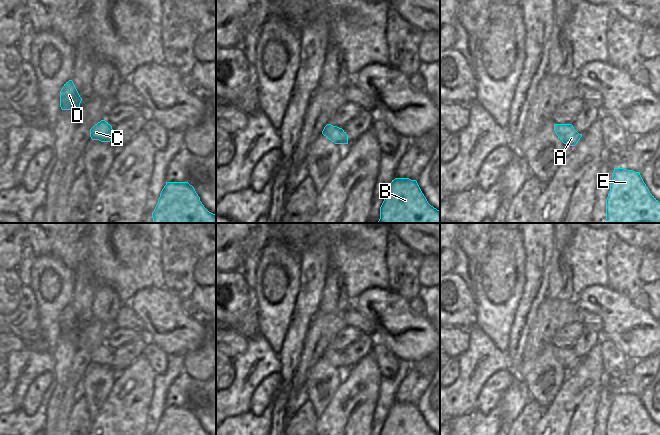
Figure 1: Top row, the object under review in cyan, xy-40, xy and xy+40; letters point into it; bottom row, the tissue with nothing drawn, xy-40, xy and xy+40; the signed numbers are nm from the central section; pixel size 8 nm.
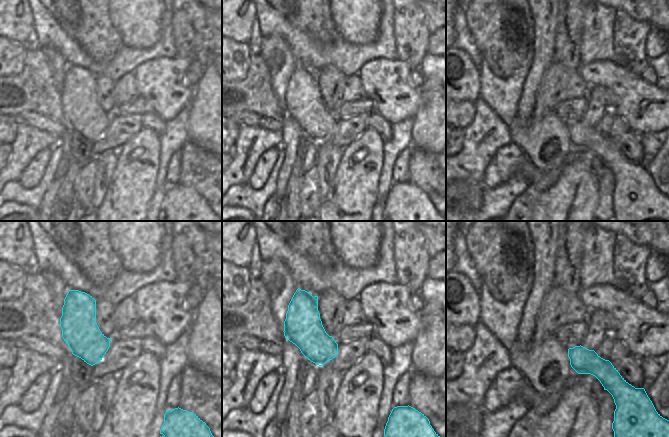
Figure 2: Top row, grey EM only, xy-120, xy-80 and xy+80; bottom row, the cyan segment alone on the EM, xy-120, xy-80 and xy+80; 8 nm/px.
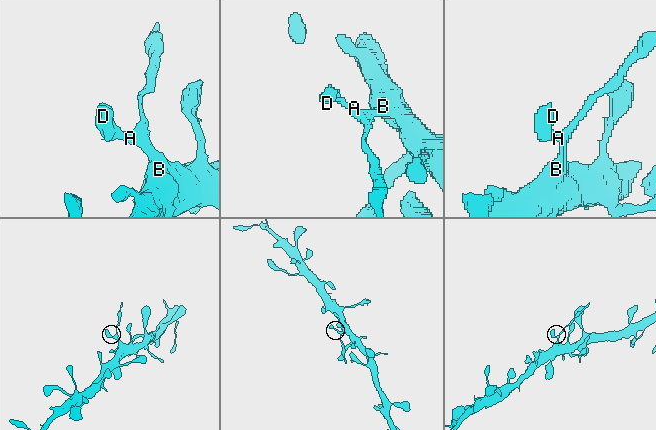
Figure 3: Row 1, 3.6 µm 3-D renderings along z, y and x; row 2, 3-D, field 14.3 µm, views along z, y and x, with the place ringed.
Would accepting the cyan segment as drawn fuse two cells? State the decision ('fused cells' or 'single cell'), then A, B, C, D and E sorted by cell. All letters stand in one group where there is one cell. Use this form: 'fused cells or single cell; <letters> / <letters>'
single cell; A B C D E

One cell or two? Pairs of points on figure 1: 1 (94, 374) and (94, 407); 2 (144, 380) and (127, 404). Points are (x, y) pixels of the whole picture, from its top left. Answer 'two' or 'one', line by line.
1: one
2: one

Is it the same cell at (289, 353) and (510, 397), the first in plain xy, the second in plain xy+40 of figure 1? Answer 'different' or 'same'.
different

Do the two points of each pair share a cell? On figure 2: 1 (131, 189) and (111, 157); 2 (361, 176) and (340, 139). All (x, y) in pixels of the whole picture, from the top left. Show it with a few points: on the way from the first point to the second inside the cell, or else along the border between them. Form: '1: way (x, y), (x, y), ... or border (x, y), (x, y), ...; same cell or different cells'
1: border (117, 151), (116, 166), (107, 186); different cells
2: border (363, 131), (343, 149); different cells

